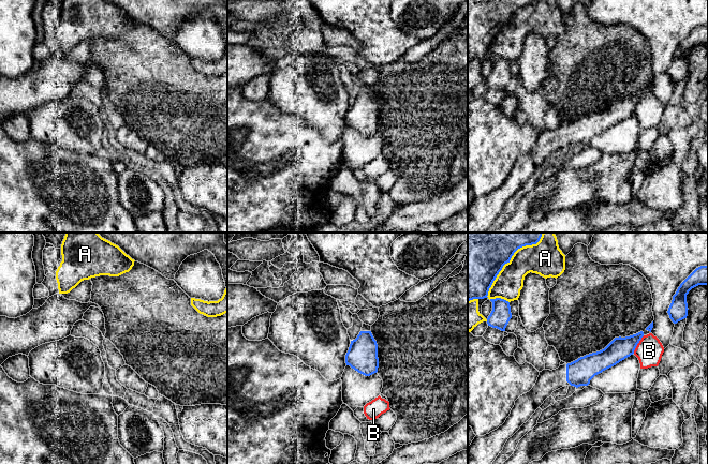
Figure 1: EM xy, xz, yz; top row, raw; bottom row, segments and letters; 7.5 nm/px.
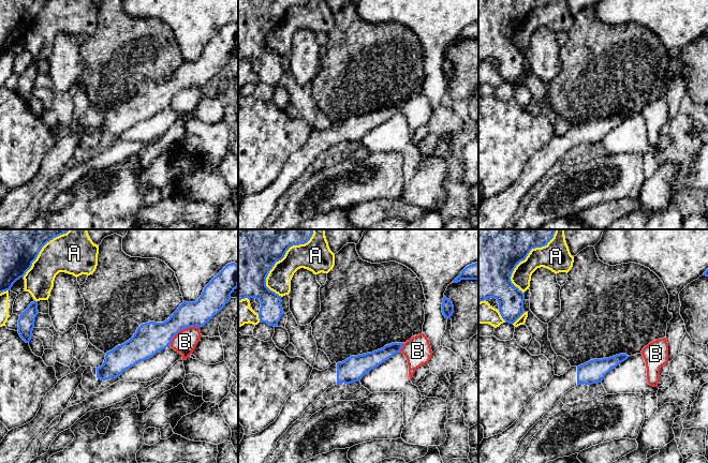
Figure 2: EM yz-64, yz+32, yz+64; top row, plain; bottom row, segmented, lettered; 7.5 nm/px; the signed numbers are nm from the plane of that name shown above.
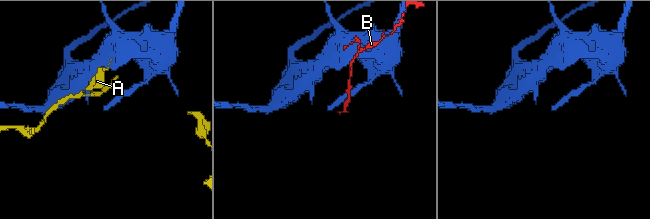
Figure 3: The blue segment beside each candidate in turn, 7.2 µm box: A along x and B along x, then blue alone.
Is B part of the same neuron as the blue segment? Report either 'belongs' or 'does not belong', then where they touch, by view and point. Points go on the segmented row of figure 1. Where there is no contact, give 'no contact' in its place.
does not belong | yz (637, 343)

